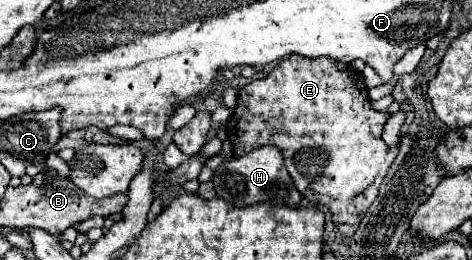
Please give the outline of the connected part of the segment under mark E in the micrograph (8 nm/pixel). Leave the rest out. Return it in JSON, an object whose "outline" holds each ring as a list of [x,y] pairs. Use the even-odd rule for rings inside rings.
{"outline":[[[290,54],[288,58],[282,58],[266,78],[252,80],[240,90],[238,104],[228,118],[226,128],[234,156],[244,156],[262,144],[280,148],[284,164],[300,194],[310,204],[328,208],[340,234],[350,238],[368,210],[368,204],[372,204],[372,192],[376,192],[398,154],[396,146],[390,148],[382,140],[382,128],[388,118],[388,112],[376,112],[370,106],[364,78],[352,66],[334,62],[332,58],[300,58],[300,54]]]}

